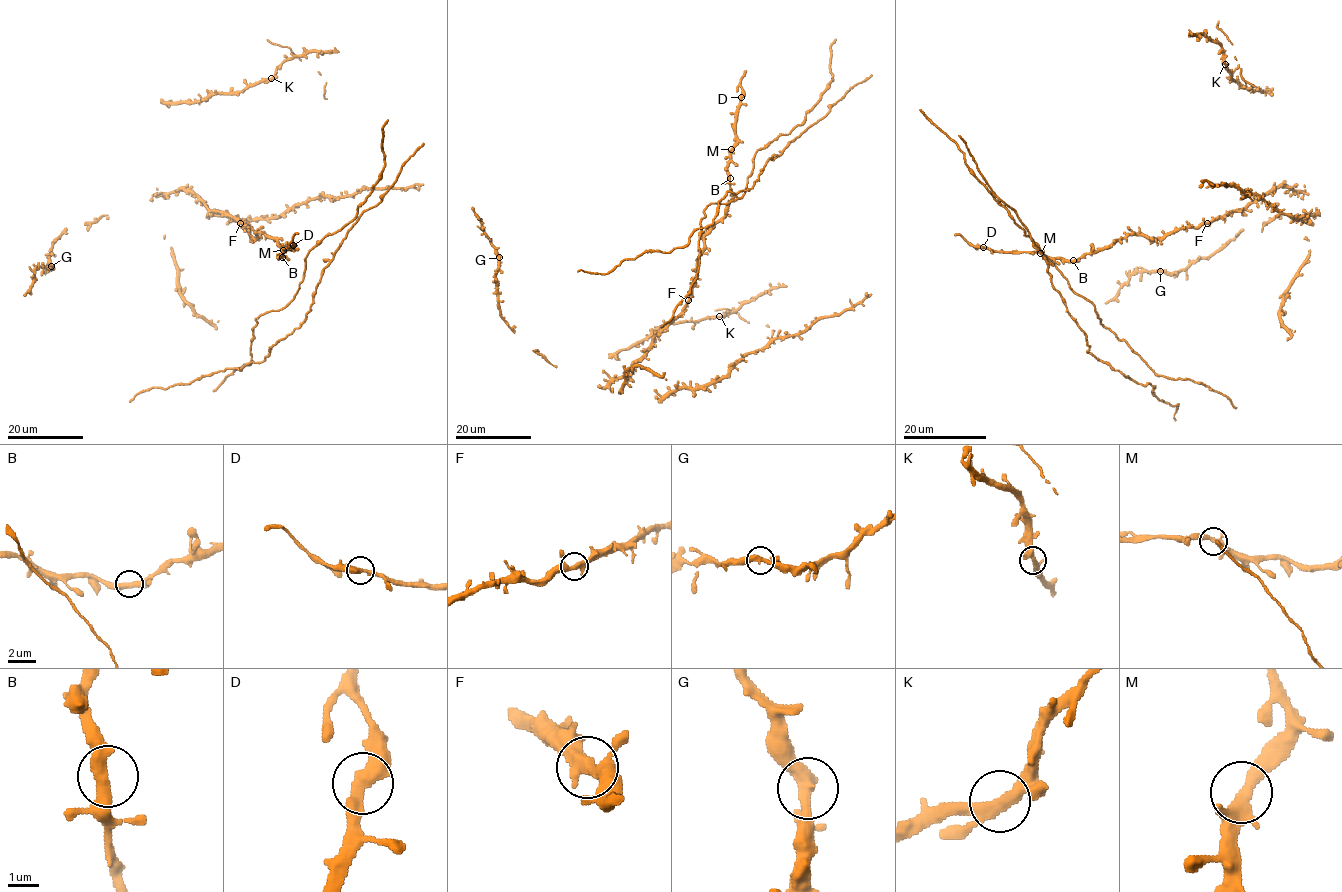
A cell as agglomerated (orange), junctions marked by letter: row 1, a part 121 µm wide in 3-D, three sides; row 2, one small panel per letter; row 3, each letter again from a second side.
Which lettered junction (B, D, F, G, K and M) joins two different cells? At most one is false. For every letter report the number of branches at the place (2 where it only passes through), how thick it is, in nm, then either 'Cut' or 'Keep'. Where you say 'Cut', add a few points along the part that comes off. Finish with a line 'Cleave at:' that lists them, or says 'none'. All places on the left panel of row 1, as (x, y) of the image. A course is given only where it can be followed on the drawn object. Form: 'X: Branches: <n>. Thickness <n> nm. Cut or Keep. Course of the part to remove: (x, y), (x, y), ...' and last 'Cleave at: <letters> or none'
B: Branches: 2. Thickness 420 nm. Keep
D: Branches: 2. Thickness 440 nm. Keep
F: Branches: 2. Thickness 400 nm. Keep
G: Branches: 2. Thickness 400 nm. Keep
K: Branches: 2. Thickness 380 nm. Keep
M: Branches: 2. Thickness 400 nm. Keep
Cleave at: none

